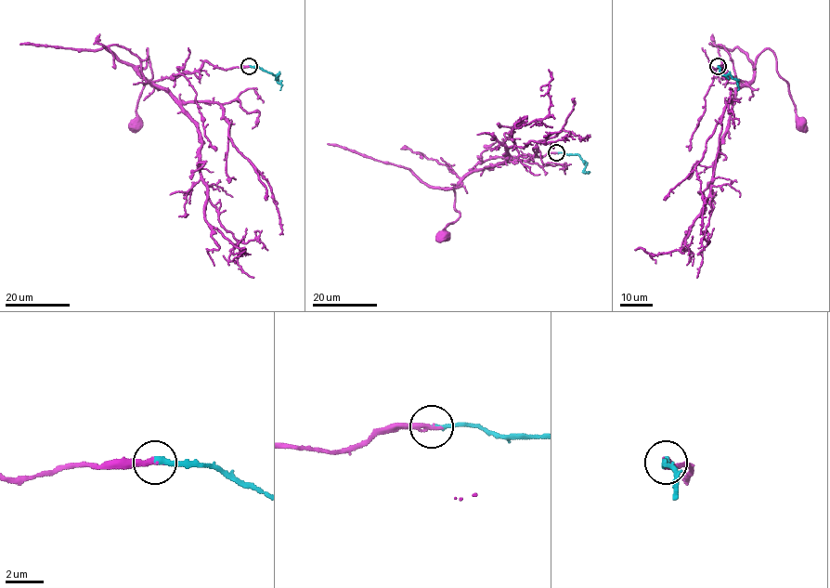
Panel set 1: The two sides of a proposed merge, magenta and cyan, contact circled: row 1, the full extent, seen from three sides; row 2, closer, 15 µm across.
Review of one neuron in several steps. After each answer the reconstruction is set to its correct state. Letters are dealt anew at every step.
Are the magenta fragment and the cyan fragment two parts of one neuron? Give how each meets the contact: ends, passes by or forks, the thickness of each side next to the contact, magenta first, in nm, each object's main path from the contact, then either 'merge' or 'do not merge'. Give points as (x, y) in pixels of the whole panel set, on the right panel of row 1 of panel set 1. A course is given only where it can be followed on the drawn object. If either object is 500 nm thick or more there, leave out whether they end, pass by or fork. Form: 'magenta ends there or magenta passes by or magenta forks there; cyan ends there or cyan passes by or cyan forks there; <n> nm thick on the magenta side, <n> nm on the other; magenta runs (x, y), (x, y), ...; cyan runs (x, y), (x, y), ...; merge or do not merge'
magenta ends there; cyan ends there; 320 nm thick on the magenta side, 240 nm on the other; magenta runs (718, 66), (722, 68), (722, 61), (728, 77), (750, 82), (756, 58), (770, 48), (801, 124); cyan runs (718, 66), (723, 74), (736, 79), (737, 90); merge

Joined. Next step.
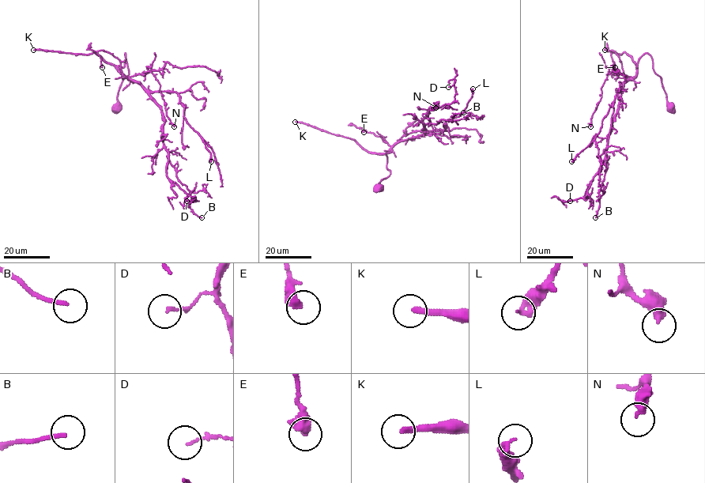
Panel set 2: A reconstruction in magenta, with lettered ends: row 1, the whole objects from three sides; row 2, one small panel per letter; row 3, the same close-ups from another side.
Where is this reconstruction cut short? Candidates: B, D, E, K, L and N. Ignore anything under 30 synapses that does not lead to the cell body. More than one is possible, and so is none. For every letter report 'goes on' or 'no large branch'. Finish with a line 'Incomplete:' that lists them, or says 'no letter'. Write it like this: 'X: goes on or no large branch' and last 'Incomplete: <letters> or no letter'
B: no large branch
D: no large branch
E: no large branch
K: goes on
L: no large branch
N: no large branch
Incomplete: K

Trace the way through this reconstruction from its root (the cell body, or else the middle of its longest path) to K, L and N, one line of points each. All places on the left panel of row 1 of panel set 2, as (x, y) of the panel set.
K: (116, 107), (119, 88), (129, 73), (125, 53), (122, 67), (105, 62), (94, 52), (75, 54), (33, 50)
L: (116, 107), (129, 73), (125, 53), (118, 69), (126, 77), (150, 92), (179, 96), (184, 118), (211, 161)
N: (116, 107), (129, 73), (125, 53), (118, 69), (127, 77), (153, 74), (174, 126)

